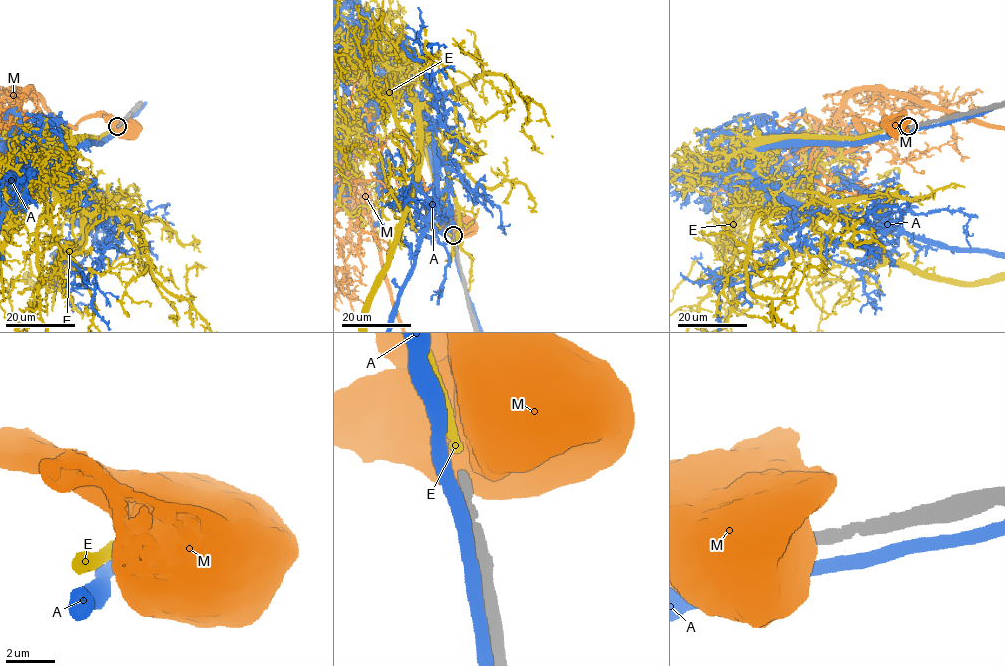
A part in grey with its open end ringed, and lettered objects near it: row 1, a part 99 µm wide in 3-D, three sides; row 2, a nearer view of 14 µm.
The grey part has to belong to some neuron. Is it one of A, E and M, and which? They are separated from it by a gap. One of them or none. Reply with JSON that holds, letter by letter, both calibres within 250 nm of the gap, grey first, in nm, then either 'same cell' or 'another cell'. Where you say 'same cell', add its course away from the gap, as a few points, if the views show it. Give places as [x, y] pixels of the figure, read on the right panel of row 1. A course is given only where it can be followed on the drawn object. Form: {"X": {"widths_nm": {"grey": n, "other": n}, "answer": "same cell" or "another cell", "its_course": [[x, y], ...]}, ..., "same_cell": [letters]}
{"A": {"widths_nm": {"grey": 440, "other": 500}, "answer": "another cell"}, "E": {"widths_nm": {"grey": 440, "other": 320}, "answer": "same cell"}, "M": {"widths_nm": {"grey": 440, "other": 750}, "answer": "another cell"}, "same_cell": ["E"]}

